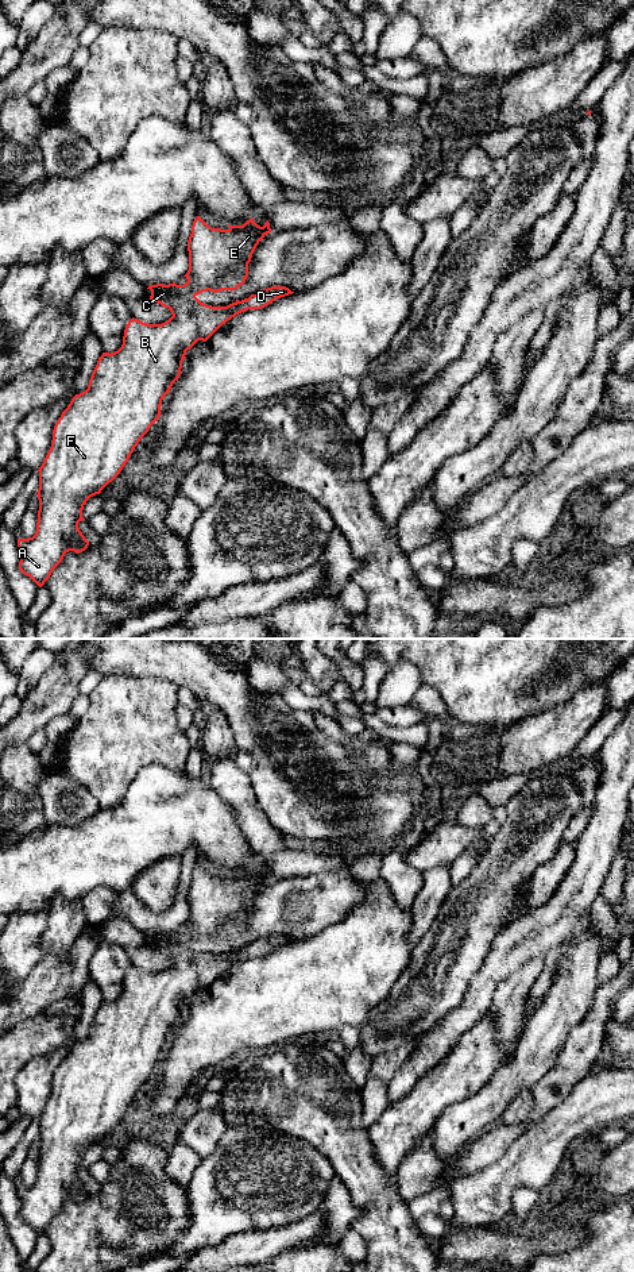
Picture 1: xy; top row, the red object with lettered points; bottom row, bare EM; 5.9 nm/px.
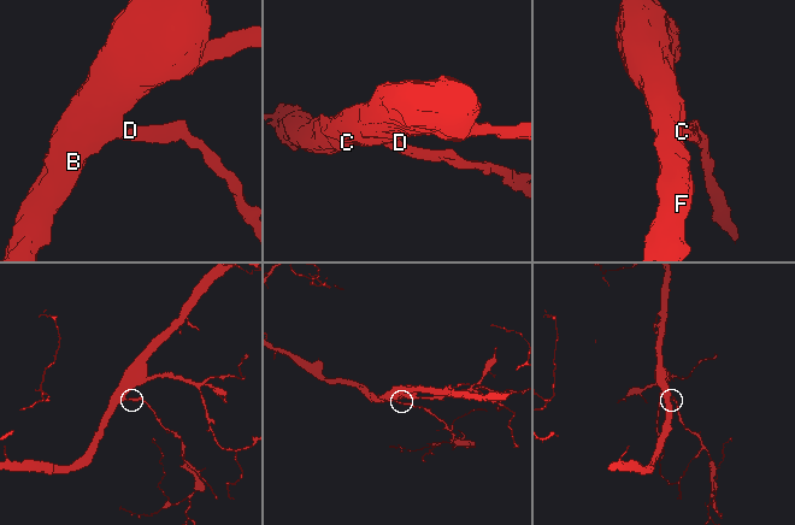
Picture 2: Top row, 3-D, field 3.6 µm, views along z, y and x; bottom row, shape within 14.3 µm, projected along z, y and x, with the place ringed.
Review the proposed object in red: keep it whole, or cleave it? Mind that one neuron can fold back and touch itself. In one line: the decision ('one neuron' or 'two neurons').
one neuron

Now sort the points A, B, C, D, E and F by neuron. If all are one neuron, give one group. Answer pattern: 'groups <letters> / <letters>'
groups A B C D E F

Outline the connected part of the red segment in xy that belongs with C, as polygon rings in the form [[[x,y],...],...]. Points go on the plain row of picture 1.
[[[200,864],[192,874],[192,882],[188,889],[189,918],[183,924],[188,929],[183,933],[175,930],[163,933],[150,933],[150,948],[169,956],[171,965],[162,972],[147,972],[138,967],[131,967],[124,978],[123,992],[115,1001],[103,1001],[89,1028],[88,1037],[76,1042],[67,1056],[54,1074],[51,1095],[39,1115],[39,1159],[36,1180],[32,1186],[18,1187],[20,1199],[19,1218],[30,1225],[39,1236],[50,1226],[53,1218],[62,1210],[69,1199],[80,1202],[85,1199],[89,1190],[78,1176],[78,1171],[85,1168],[82,1157],[86,1149],[100,1142],[101,1138],[112,1130],[128,1110],[140,1087],[148,1080],[151,1074],[161,1064],[163,1045],[170,1041],[173,1032],[179,1026],[182,1010],[186,999],[198,988],[206,990],[223,972],[236,963],[248,957],[260,957],[277,947],[293,943],[286,934],[271,934],[260,937],[256,943],[227,955],[210,955],[201,951],[196,944],[202,940],[236,938],[248,925],[248,911],[259,890],[271,880],[268,868],[263,875],[254,870],[254,866],[243,874],[229,874],[228,878],[212,876]]]

